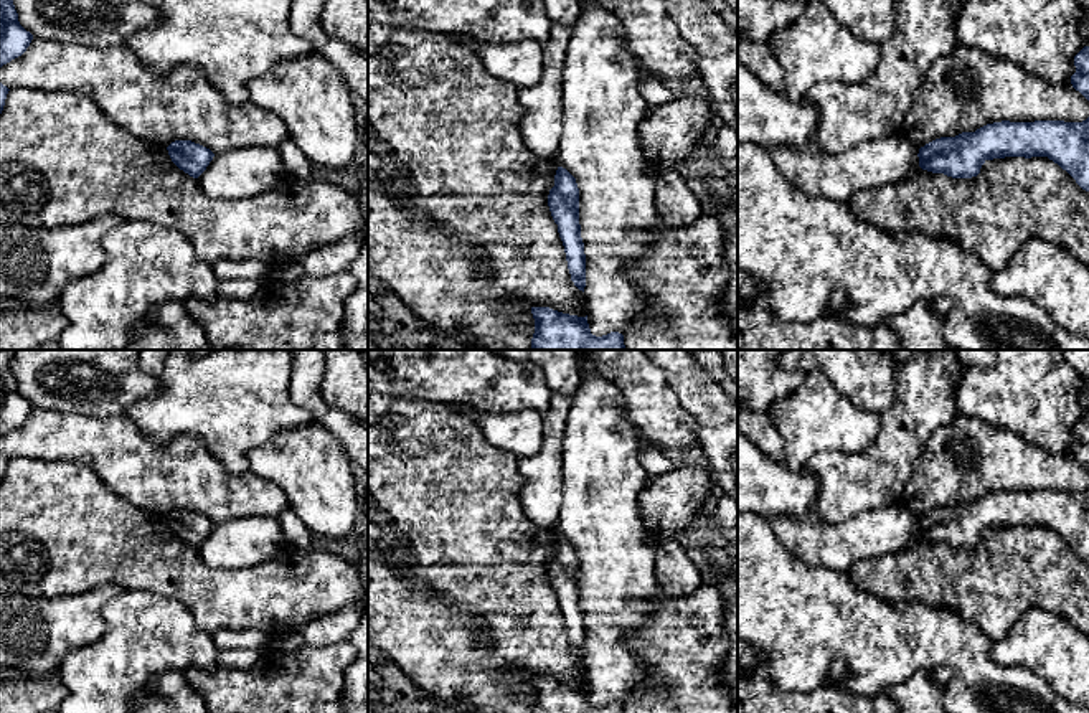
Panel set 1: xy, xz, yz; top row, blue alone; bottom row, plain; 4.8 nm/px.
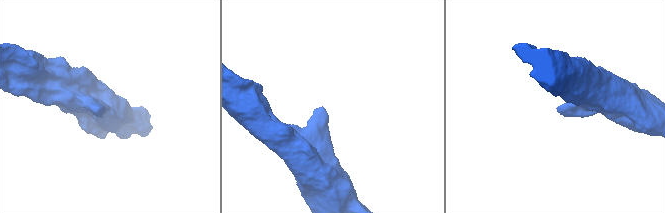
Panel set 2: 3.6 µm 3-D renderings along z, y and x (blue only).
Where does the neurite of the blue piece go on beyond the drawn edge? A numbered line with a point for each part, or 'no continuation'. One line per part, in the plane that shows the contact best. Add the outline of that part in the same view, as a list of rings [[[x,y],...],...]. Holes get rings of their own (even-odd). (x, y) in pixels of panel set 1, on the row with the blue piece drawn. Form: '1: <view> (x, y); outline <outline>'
no continuation

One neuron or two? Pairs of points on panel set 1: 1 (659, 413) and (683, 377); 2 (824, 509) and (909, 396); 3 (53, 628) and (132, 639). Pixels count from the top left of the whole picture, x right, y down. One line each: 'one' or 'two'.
1: two
2: one
3: two

